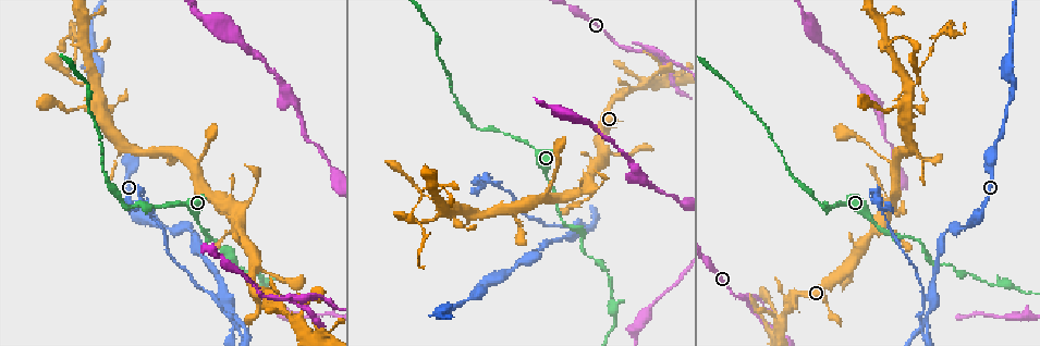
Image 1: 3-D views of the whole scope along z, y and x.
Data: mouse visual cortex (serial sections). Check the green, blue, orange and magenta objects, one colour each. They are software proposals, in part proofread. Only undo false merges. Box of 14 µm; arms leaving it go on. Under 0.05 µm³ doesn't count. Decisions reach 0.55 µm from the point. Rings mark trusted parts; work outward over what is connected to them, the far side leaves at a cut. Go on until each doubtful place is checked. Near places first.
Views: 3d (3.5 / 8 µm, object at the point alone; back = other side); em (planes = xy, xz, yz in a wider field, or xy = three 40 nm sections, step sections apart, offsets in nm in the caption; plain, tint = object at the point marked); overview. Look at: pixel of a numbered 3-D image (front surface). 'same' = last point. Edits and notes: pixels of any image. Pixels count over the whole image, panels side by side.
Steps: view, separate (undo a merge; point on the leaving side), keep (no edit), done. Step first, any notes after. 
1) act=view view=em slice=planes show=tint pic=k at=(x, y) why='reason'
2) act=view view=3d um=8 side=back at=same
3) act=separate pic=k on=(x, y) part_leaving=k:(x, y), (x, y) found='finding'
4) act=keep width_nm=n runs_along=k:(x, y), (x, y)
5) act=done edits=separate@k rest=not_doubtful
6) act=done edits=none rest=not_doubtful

act=view view=3d um=3.5 pic=1 at=(647, 51) why='branch point'

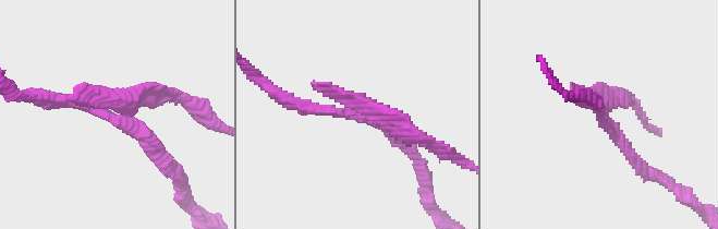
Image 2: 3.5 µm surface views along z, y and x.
act=view view=em slice=xy step=1 show=tint pic=2 at=(113, 117) why='shape alone is not enough'

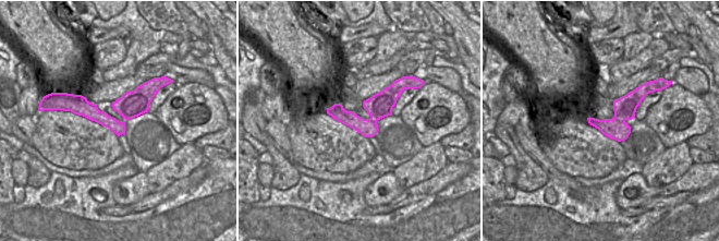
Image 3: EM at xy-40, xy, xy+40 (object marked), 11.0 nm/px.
act=separate pic=2 on=(405, 121) width_nm=240 part_leaving=2:(368, 115), (391, 117), (452, 154) found='two cells meet here'

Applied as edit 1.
act=view view=overview

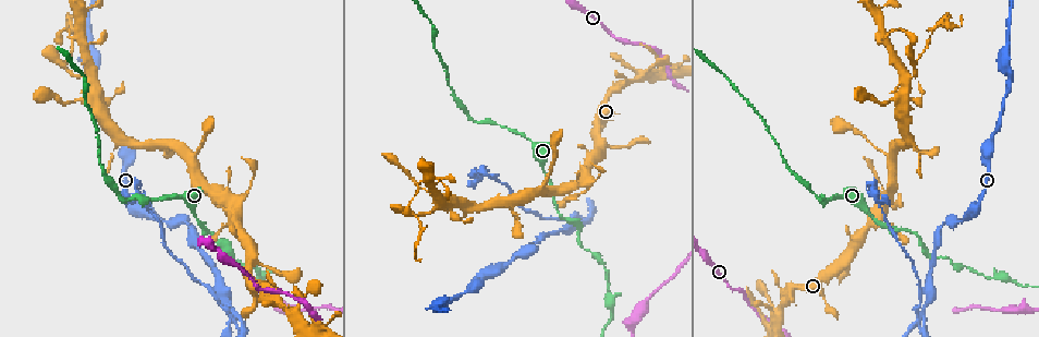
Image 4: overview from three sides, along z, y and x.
act=view view=3d um=3.5 pic=4 at=(234, 312) why='four or more arms meet'

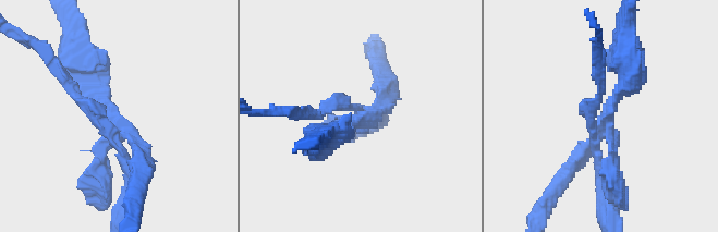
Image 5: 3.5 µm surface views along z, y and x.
act=view view=em slice=xy step=3 show=tint pic=5 at=(360, 119)

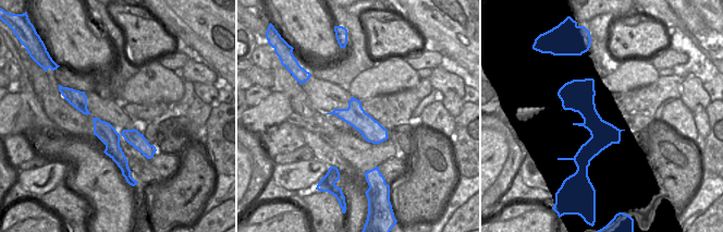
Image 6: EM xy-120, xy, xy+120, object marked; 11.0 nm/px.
act=keep runs_along=5:(627, 69), (605, 122), (591, 119), (601, 88) found='all the same cell'

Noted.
act=view view=3d um=8 pic=4 at=(477, 170) why='sharp bend'

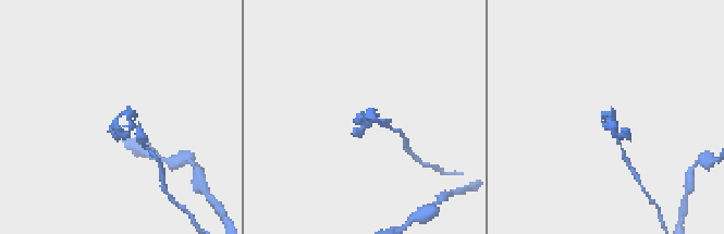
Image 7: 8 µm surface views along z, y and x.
act=view view=3d um=3.5 side=back pic=7 at=(608, 113)

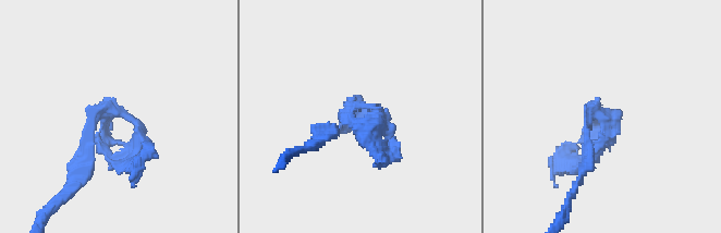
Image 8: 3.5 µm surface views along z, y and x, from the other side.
act=view view=em slice=xy step=2 show=tint pic=8 at=(126, 110)

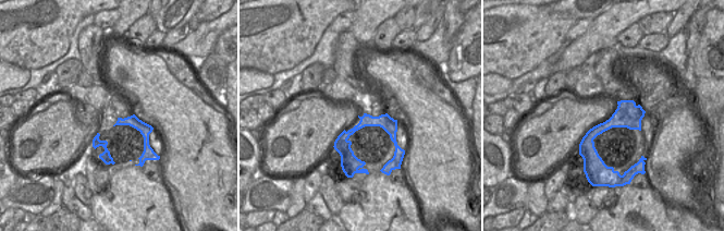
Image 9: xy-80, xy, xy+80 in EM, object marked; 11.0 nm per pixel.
act=keep runs_along=9:(637, 107), (588, 140), (588, 161) found='continuous, no second cell'

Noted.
act=view view=3d um=3.5 side=back pic=4 at=(915, 67) why='three-way junction'

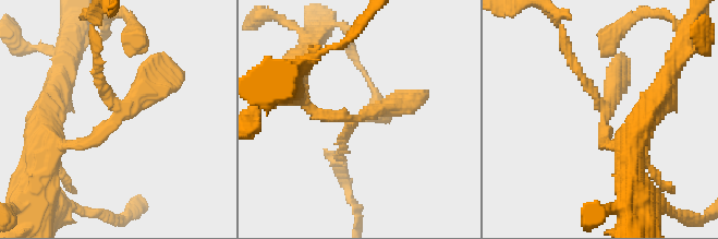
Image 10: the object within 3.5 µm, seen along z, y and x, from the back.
act=view view=em slice=xy step=2 show=tint pic=10 at=(116, 112) arms=3 arm_widths_nm=150,150,300 why='now the EM'

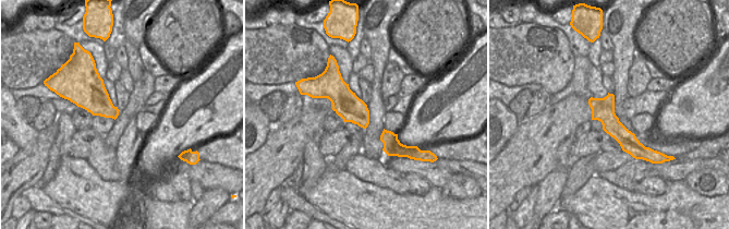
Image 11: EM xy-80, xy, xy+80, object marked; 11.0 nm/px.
act=keep runs_along=10:(60, 147), (93, 140), (140, 93), (177, 76) found='one cell here'

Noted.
act=done edits=separate@2 rest=not_doubtful

